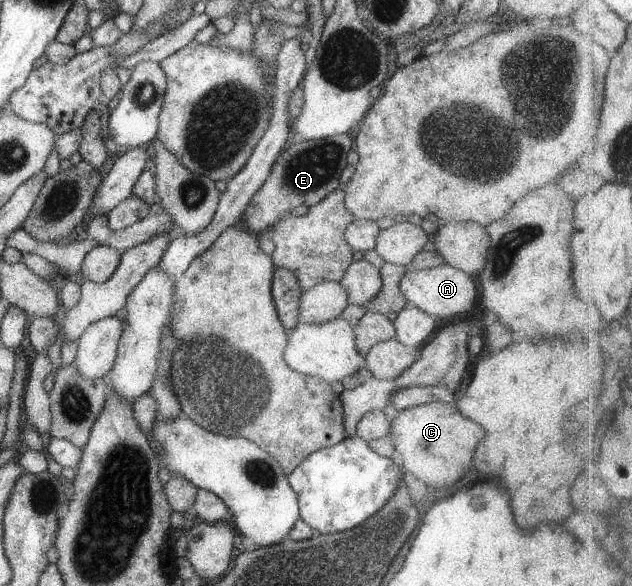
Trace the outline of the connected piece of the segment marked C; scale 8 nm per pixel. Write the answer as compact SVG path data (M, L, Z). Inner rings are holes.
M440 402L423 403L406 409L390 413L389 418L391 442L394 449L399 452L401 457L401 468L409 480L424 483L427 487L447 488L455 480L459 480L471 462L471 456L477 446L477 442L483 438L483 428L479 424L473 424L465 418L455 405Z

